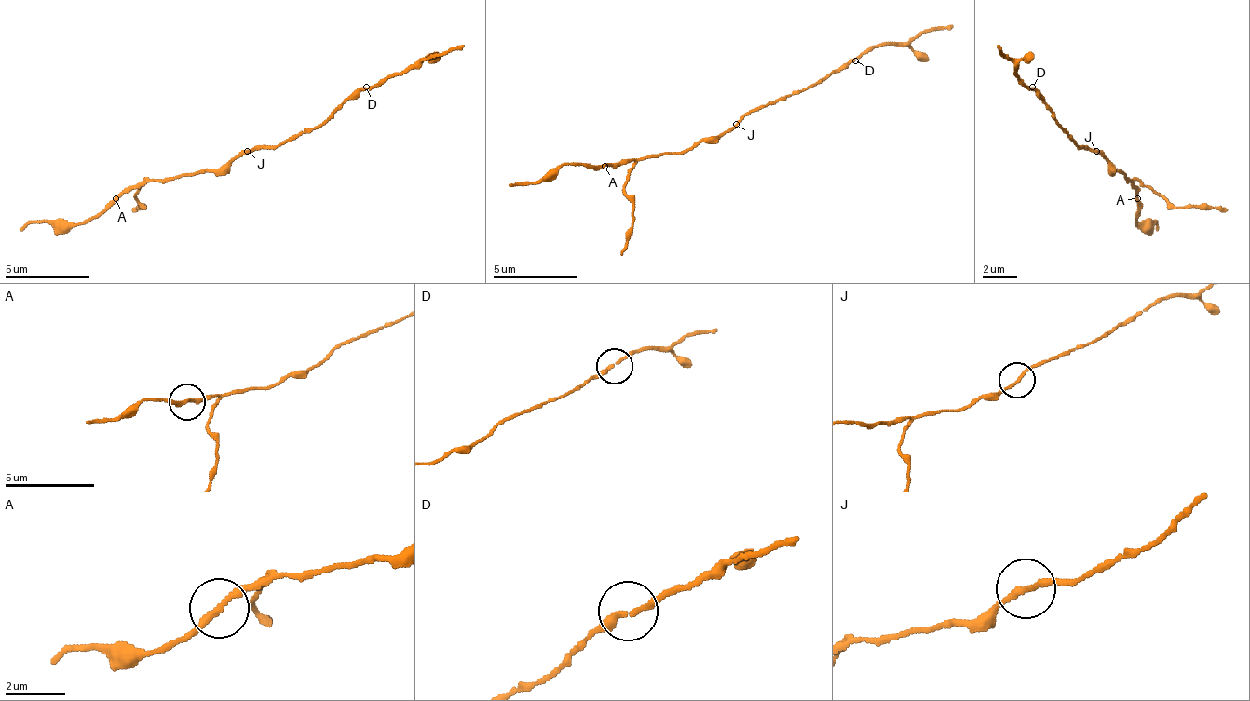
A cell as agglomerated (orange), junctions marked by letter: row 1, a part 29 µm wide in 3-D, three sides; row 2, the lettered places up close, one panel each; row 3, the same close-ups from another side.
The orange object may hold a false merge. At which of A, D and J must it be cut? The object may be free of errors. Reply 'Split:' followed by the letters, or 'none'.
Split: A

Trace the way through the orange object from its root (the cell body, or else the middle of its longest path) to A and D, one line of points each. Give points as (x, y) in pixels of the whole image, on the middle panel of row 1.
A: (740, 124), (676, 154), (629, 158), (604, 167)
D: (740, 124), (753, 112), (825, 82), (838, 69), (847, 69), (855, 60)

